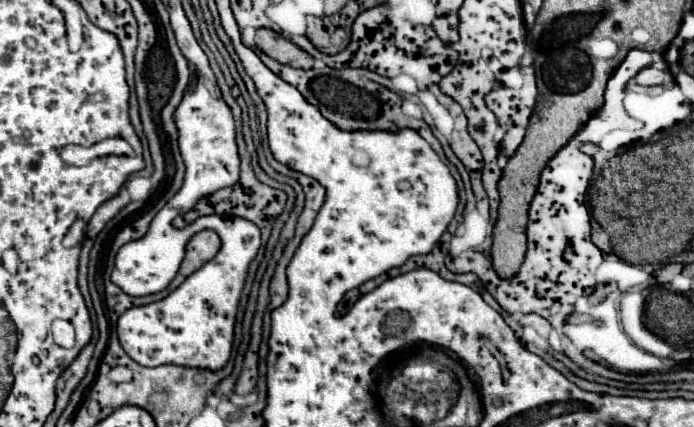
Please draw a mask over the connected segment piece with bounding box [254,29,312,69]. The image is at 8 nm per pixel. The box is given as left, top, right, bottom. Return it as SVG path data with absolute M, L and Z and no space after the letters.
M258 29L254 41L260 51L264 51L268 57L272 57L278 63L292 65L296 69L310 69L312 67L312 57L306 51L298 49L294 43L290 43L282 35L274 33L272 29Z

